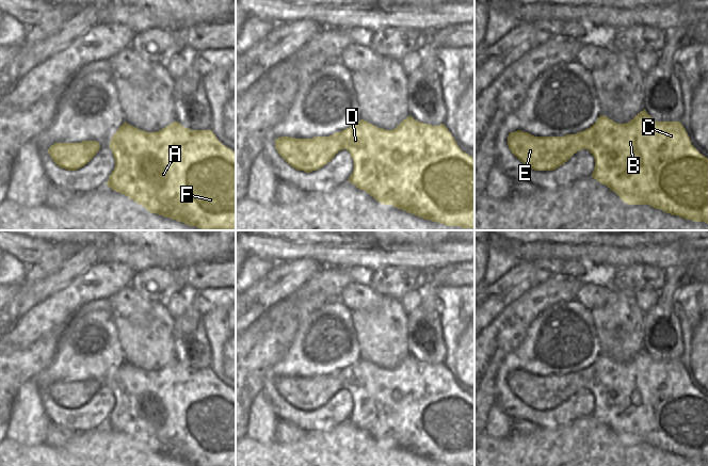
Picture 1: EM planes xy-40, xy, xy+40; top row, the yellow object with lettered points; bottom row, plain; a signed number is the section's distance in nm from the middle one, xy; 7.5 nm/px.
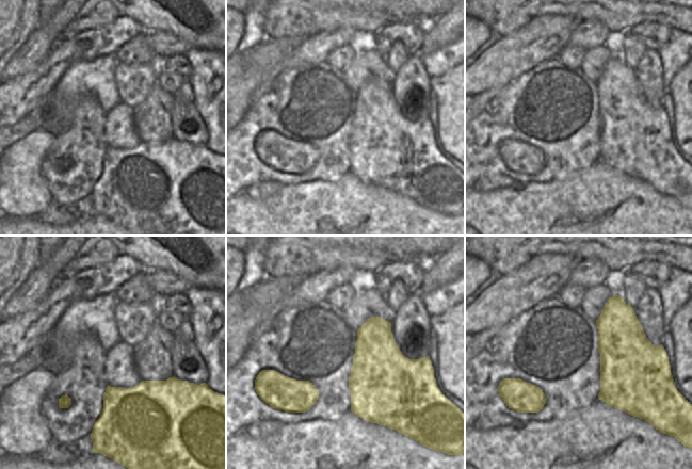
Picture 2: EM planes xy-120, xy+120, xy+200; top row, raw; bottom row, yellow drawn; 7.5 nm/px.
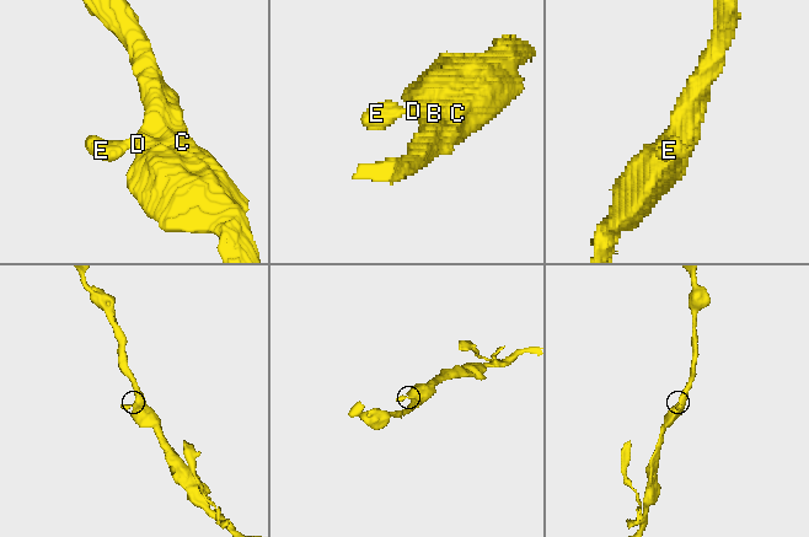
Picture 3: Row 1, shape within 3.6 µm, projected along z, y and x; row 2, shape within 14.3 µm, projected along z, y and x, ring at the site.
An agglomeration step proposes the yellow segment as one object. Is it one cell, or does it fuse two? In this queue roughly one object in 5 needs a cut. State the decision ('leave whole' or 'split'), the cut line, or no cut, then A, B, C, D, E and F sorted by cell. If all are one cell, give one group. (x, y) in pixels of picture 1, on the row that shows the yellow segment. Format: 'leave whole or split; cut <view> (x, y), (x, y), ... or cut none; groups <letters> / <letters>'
leave whole; cut none; groups A B C D E F

